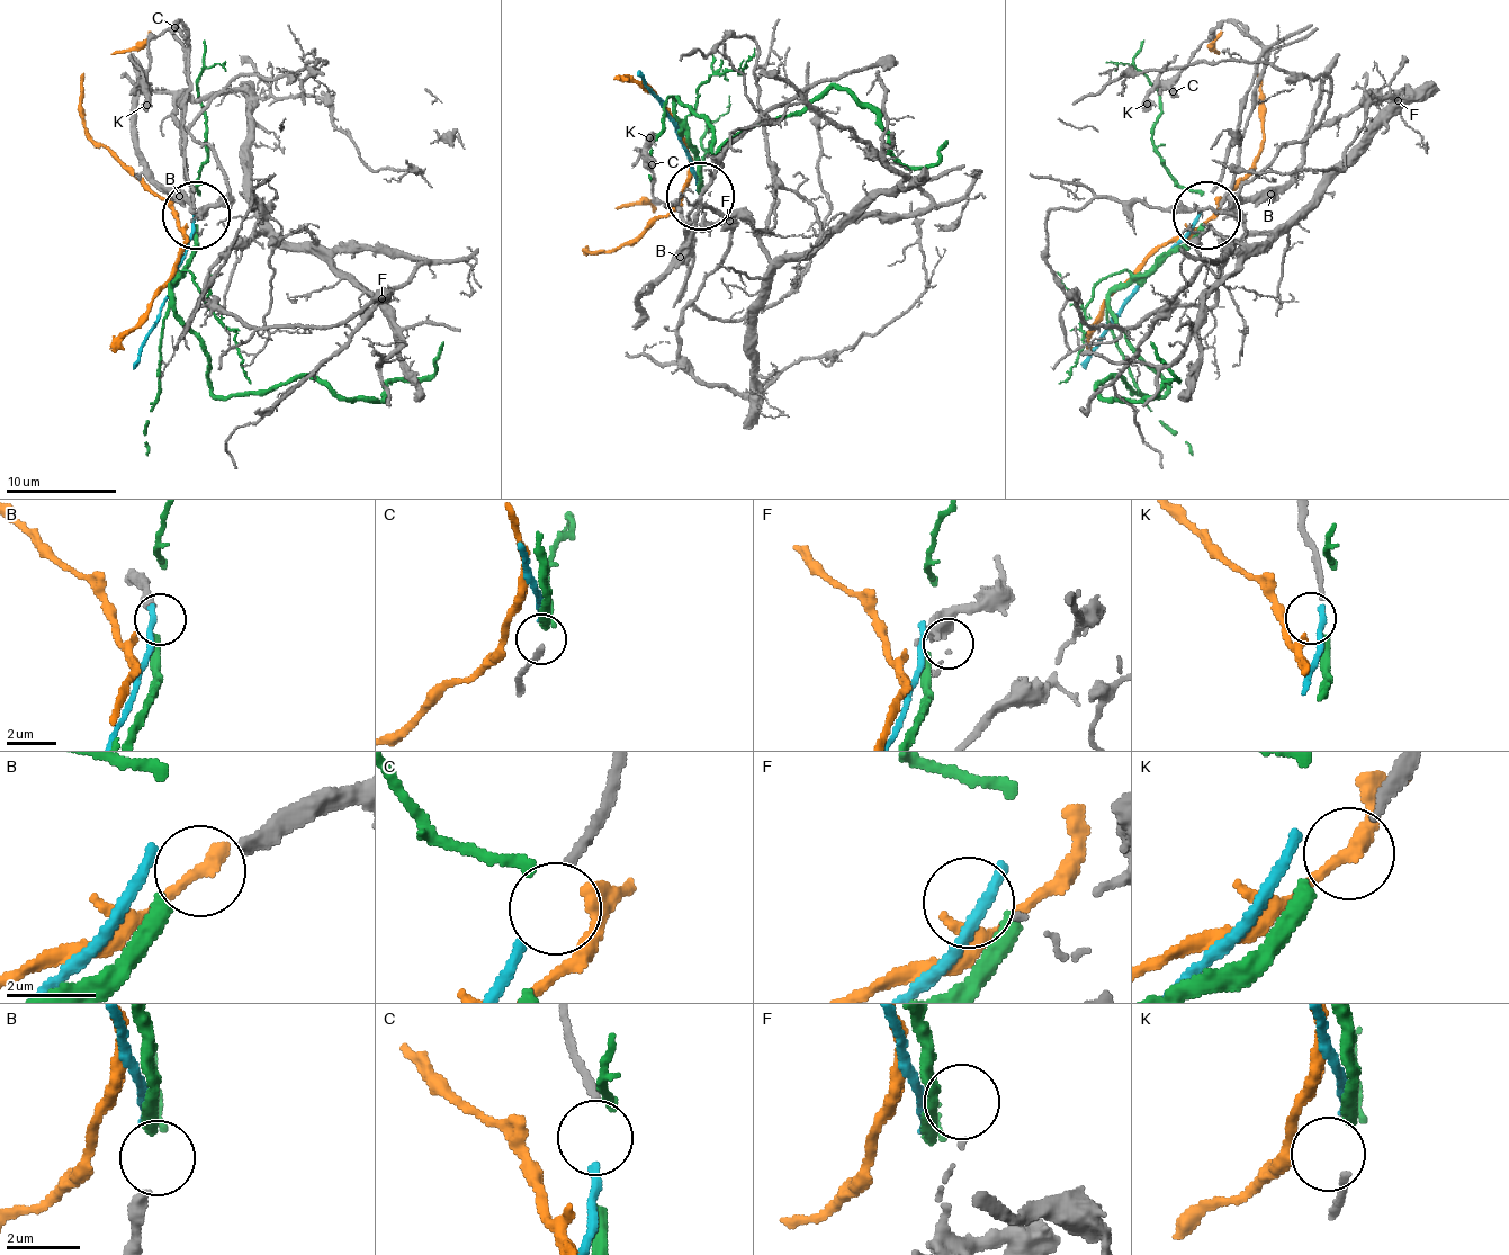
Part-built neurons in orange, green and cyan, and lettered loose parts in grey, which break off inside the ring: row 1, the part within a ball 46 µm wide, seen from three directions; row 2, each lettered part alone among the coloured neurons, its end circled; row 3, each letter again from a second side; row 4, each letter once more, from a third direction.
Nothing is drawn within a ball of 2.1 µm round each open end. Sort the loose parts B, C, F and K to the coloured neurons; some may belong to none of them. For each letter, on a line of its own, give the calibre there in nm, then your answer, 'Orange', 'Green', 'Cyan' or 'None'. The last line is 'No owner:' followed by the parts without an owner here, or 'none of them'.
B: Thickness 360 nm. Green
C: Thickness 240 nm. Cyan
F: Thickness 90 nm. None
K: Thickness 200 nm. None
No owner: F, K

